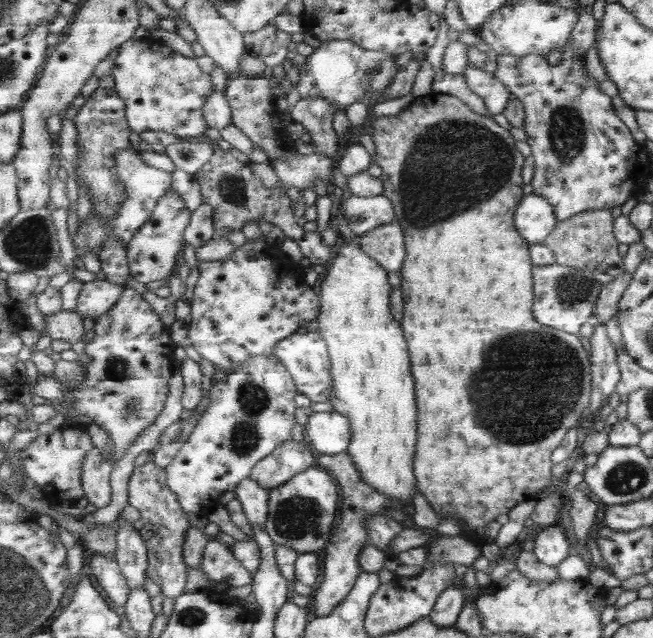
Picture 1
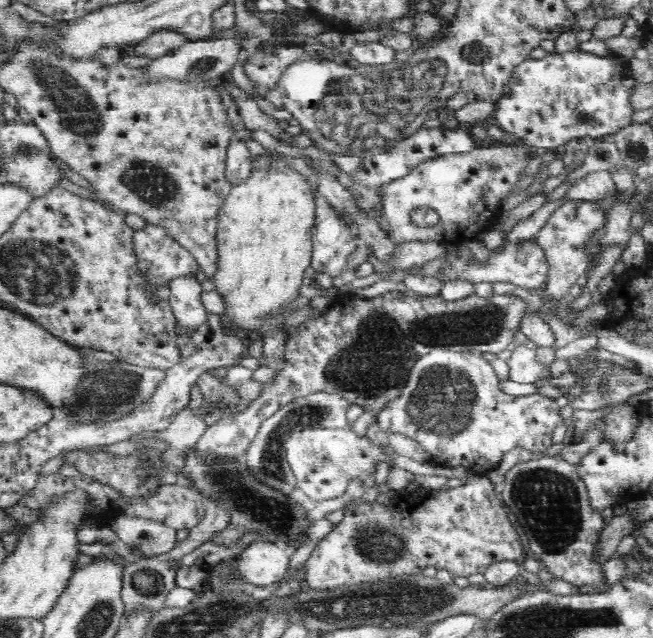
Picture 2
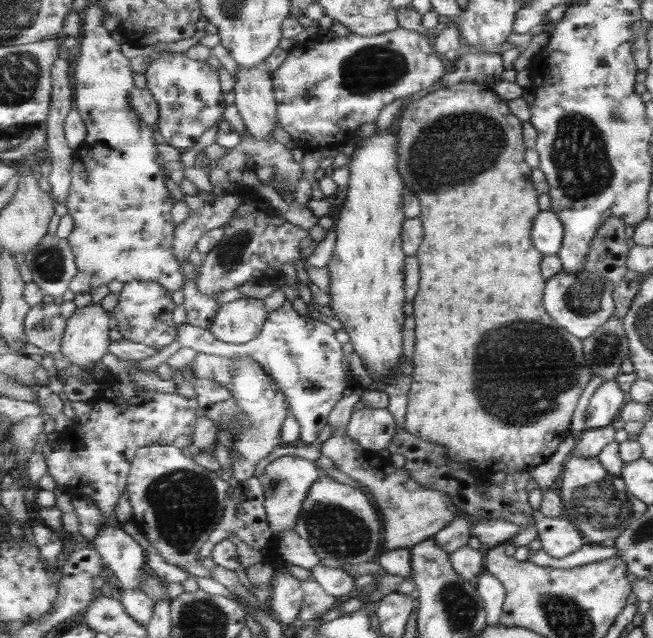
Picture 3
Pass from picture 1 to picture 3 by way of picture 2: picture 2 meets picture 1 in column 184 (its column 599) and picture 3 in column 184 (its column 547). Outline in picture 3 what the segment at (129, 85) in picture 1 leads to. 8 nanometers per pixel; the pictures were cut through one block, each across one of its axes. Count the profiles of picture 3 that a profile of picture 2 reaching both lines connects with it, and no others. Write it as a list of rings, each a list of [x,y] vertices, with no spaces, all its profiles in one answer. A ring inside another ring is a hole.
[[[163,52],[151,60],[144,76],[148,90],[160,104],[157,129],[171,147],[190,150],[209,128],[218,127],[223,121],[228,105],[226,93],[221,90],[217,69],[206,61],[189,58],[184,53]]]

